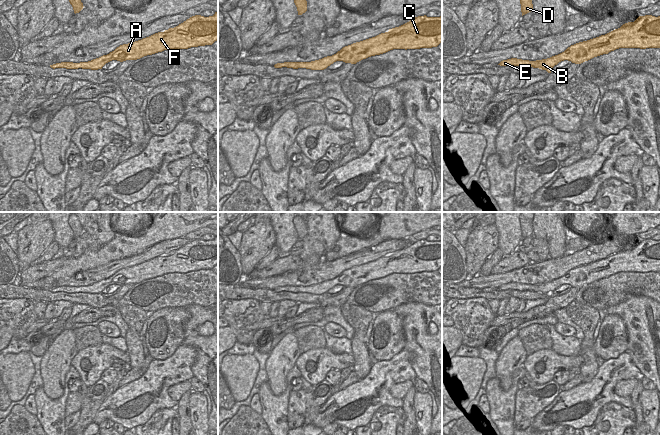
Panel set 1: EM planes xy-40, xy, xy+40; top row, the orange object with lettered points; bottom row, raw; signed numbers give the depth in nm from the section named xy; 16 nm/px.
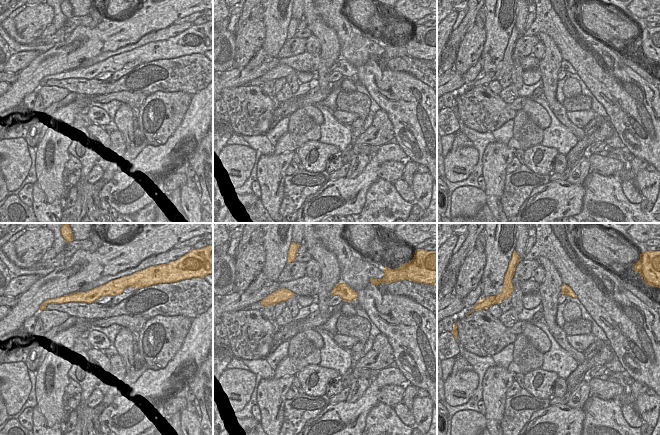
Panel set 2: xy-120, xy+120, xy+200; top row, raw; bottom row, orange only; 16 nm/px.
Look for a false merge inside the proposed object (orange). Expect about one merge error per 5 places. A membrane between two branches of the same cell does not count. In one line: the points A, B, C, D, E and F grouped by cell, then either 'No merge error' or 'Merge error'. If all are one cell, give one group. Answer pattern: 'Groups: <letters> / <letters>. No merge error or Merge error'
Groups: A B C D E F. No merge error.

